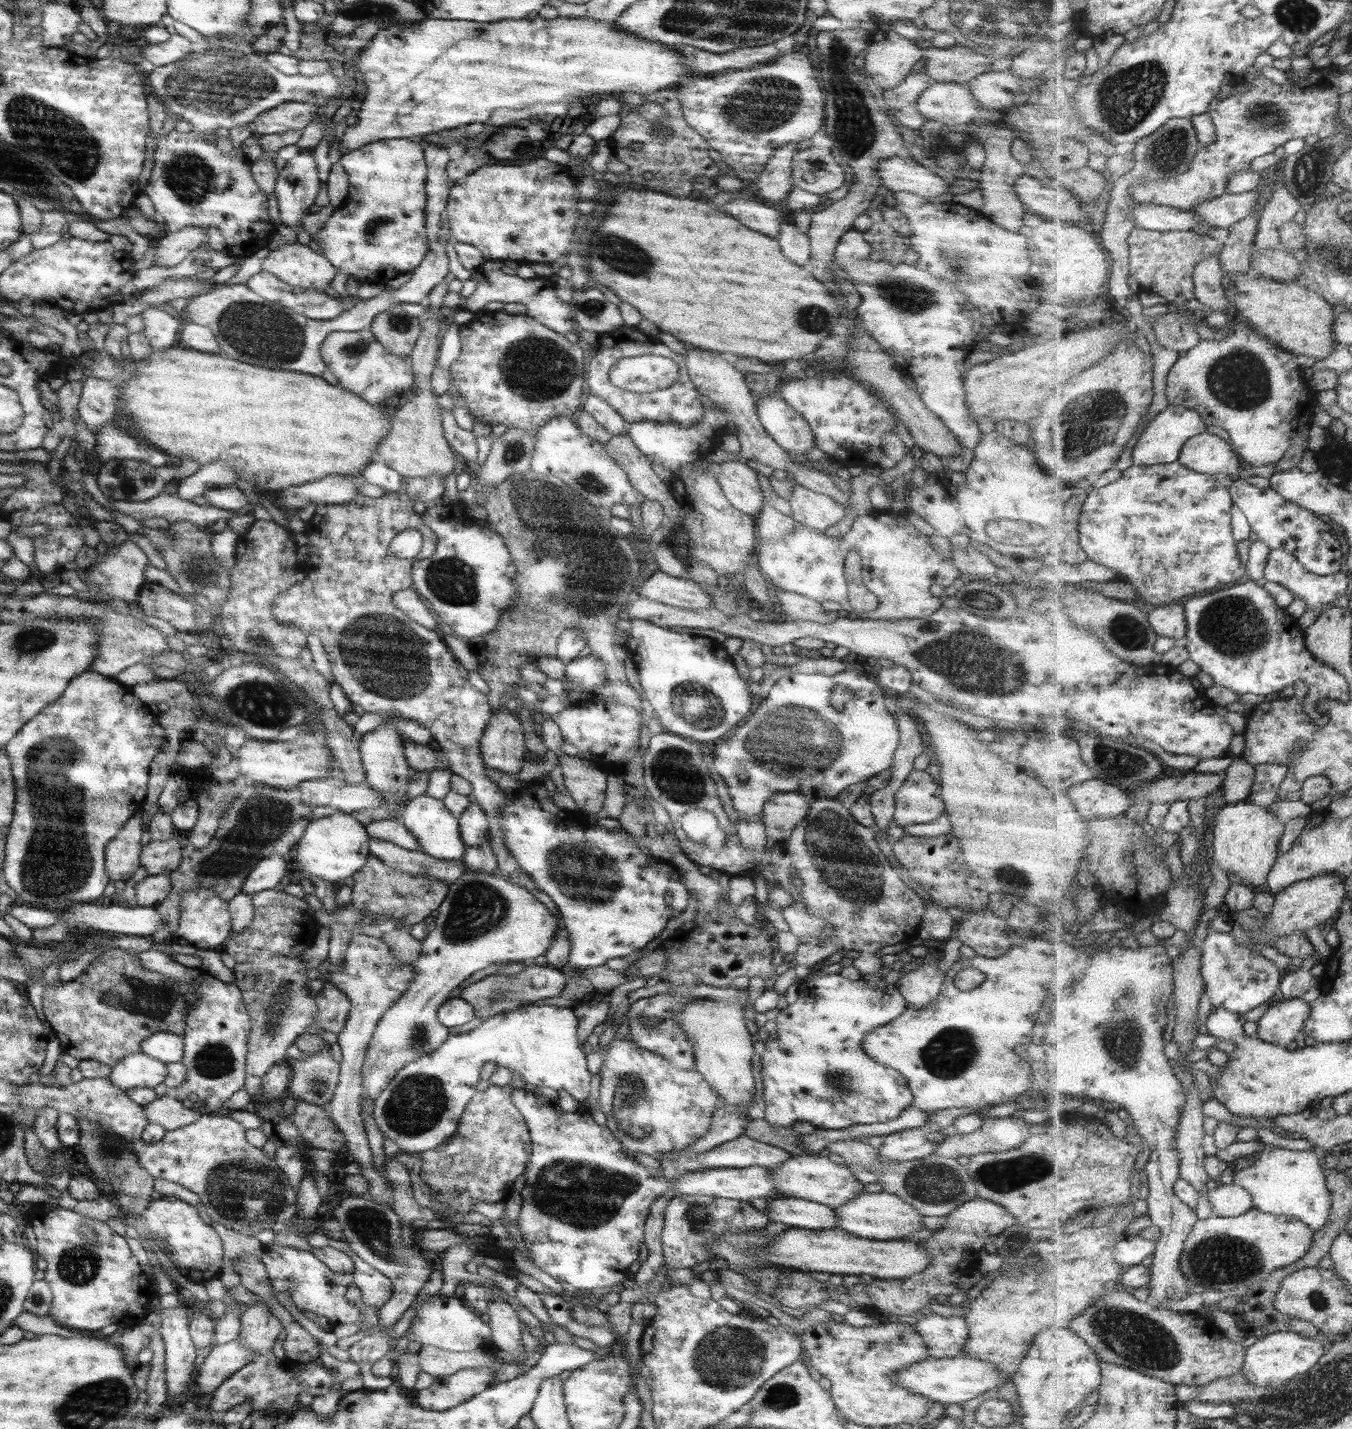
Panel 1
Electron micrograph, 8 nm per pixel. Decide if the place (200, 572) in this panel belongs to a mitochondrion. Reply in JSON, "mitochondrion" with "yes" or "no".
{"mitochondrion":"yes"}

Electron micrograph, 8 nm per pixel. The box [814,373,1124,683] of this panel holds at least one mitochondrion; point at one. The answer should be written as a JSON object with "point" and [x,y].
{"point":[983,601]}

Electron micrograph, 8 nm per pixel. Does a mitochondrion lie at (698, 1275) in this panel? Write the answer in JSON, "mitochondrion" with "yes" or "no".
{"mitochondrion":"no"}

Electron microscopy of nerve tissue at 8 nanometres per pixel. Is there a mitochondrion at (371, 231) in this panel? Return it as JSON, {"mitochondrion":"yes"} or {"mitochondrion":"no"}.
{"mitochondrion":"yes"}

